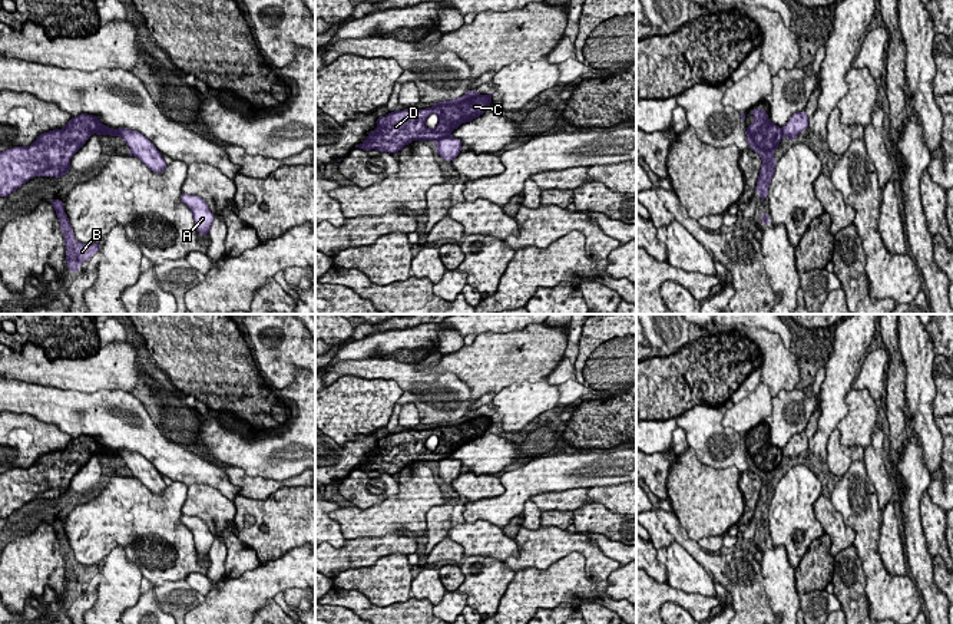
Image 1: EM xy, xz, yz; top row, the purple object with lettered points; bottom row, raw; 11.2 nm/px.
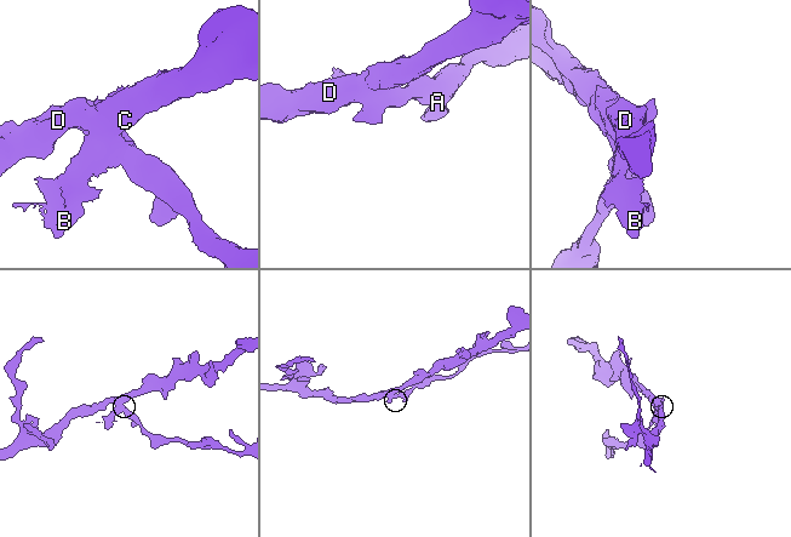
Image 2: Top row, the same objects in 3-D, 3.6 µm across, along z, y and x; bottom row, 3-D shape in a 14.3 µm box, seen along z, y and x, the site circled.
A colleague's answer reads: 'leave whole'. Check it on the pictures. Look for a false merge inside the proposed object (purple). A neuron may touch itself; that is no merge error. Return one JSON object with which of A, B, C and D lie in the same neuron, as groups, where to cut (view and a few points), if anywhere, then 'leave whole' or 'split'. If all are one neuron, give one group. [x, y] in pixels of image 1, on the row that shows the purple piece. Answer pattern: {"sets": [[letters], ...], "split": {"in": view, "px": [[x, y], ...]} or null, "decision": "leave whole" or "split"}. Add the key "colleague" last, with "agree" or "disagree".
{"sets": [["A"], ["B", "C", "D"]], "split": {"in": "xz", "px": [[449, 135], [436, 142]]}, "decision": "split", "colleague": "disagree"}

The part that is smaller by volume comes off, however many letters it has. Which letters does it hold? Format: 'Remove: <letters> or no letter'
Remove: A

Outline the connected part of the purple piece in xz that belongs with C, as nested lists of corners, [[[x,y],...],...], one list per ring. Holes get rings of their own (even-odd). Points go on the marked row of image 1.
[[[473,89],[457,99],[433,103],[431,108],[390,112],[377,118],[377,129],[368,132],[367,139],[355,148],[396,153],[413,141],[437,142],[450,136],[461,123],[486,113],[493,95],[479,95]],[[431,113],[439,116],[439,125],[434,129],[426,126],[426,119]]]

